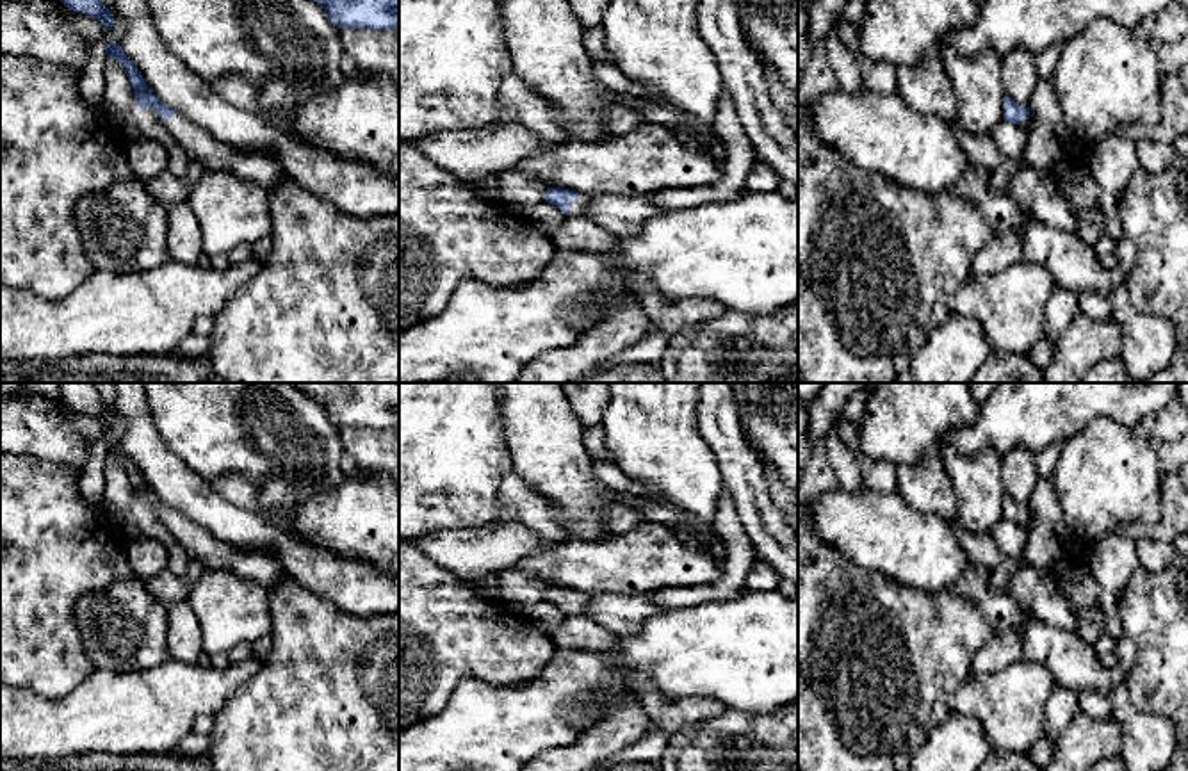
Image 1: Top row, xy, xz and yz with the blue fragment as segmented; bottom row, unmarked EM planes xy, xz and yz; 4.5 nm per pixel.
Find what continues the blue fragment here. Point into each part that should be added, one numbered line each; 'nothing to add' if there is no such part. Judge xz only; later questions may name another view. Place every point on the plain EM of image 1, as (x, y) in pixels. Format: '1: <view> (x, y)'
1: xz (579, 606)

